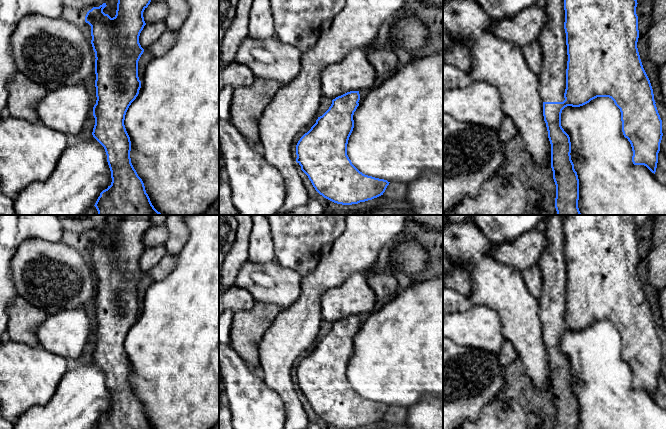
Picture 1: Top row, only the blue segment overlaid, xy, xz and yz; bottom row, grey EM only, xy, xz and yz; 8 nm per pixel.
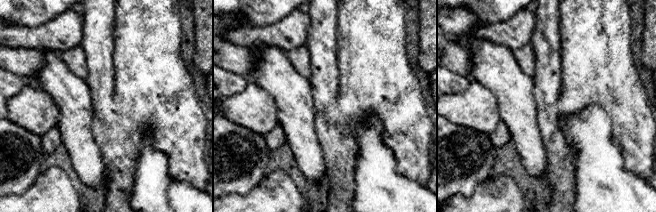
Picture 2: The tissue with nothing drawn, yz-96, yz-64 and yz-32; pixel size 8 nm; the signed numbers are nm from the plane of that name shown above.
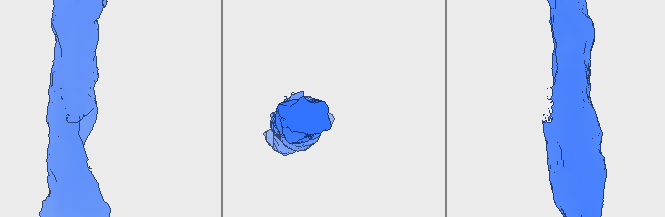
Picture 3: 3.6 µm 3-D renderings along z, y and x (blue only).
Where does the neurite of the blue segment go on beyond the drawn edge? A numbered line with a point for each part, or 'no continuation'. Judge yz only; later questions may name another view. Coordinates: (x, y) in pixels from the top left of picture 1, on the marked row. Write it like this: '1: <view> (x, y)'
1: yz (552, 78)

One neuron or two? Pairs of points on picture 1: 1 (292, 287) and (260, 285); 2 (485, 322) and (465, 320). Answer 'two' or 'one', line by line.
1: one
2: one

